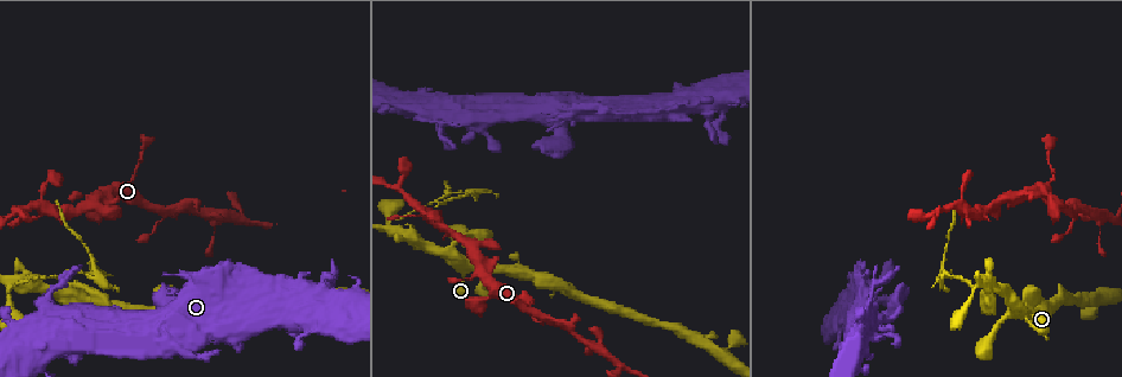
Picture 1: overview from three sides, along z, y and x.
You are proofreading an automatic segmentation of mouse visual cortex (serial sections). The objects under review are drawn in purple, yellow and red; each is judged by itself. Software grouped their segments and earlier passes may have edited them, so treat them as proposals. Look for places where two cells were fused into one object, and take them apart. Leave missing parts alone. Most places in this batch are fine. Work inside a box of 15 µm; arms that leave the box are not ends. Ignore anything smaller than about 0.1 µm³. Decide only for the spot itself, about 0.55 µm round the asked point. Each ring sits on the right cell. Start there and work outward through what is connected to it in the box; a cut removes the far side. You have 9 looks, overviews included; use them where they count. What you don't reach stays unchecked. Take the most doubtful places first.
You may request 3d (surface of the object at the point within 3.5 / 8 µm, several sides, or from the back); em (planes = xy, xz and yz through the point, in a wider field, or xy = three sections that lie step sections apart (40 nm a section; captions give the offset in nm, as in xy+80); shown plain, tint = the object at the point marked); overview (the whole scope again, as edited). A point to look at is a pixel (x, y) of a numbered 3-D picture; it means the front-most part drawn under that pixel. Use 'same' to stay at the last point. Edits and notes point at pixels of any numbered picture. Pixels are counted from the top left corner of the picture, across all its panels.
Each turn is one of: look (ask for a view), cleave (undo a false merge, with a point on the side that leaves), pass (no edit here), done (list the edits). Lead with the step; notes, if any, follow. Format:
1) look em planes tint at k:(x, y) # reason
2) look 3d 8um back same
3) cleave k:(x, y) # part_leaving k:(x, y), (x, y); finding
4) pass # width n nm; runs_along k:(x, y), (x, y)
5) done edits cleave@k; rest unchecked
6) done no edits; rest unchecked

look 3d 3.5um at 1:(388, 226) # four or more arms meet

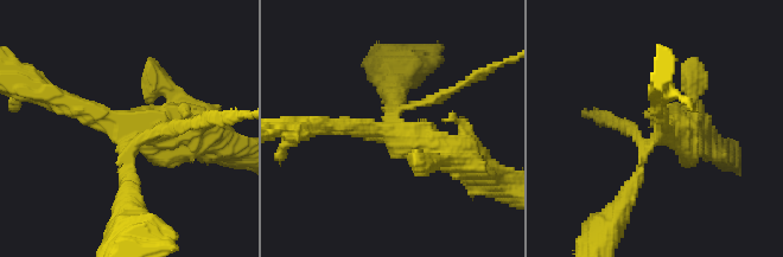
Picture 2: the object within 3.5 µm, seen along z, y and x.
look em xy step 1 tint at 2:(648, 144) # arms 4; arm_widths 150, 200, 250, 450 nm

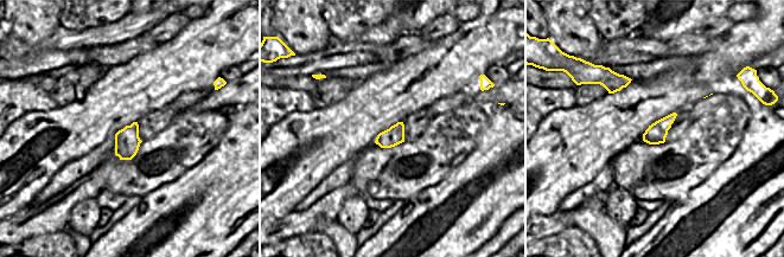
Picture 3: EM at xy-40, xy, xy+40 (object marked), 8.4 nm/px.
look em xy step 5 tint same # another direction

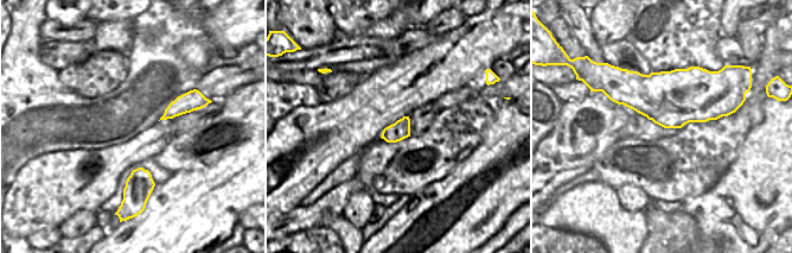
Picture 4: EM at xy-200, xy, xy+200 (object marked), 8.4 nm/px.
cleave 2:(438, 96) # width 160 nm; part_leaving 2:(408, 105), (437, 100), (507, 63); a second cell is stuck on

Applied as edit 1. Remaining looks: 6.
look 3d 3.5um at 1:(1053, 199) # calibre changes

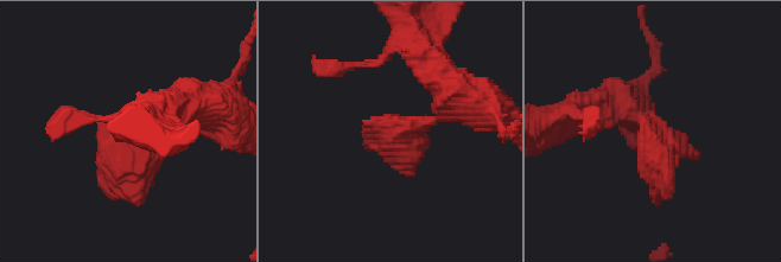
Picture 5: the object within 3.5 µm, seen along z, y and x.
look em xy step 2 tint at 5:(410, 131) # shape alone is not enough

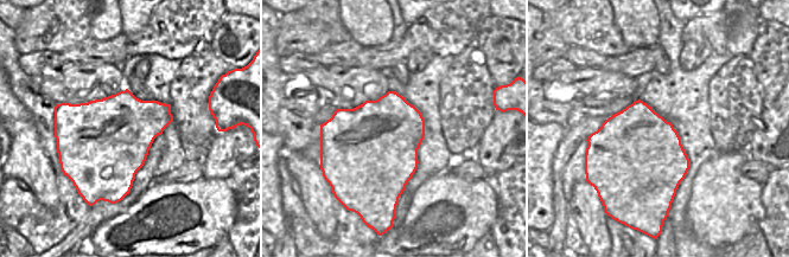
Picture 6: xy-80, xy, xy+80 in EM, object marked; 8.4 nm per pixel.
pass # runs_along 5:(207, 103), (115, 154), (133, 198); one cell here

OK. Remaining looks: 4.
look 3d 3.5um back at 1:(40, 349)

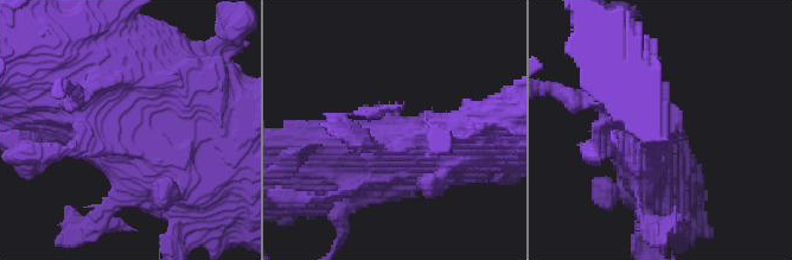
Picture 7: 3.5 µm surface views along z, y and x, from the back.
look em xy step 3 plain at 7:(138, 125)

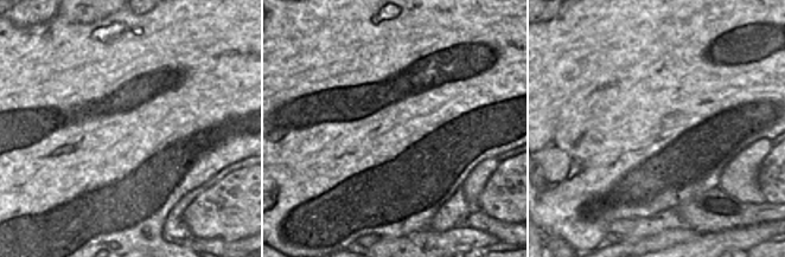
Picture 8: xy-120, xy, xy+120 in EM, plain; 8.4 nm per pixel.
look em xy step 3 tint same

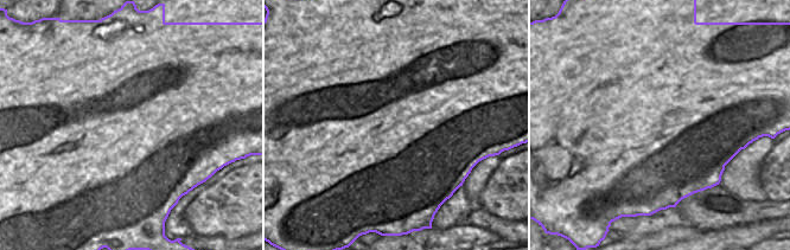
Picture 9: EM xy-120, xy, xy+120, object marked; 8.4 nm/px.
pass # runs_along 7:(34, 92), (85, 96), (172, 158); all the same cell

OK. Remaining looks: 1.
done edits cleave@2; rest unchecked

